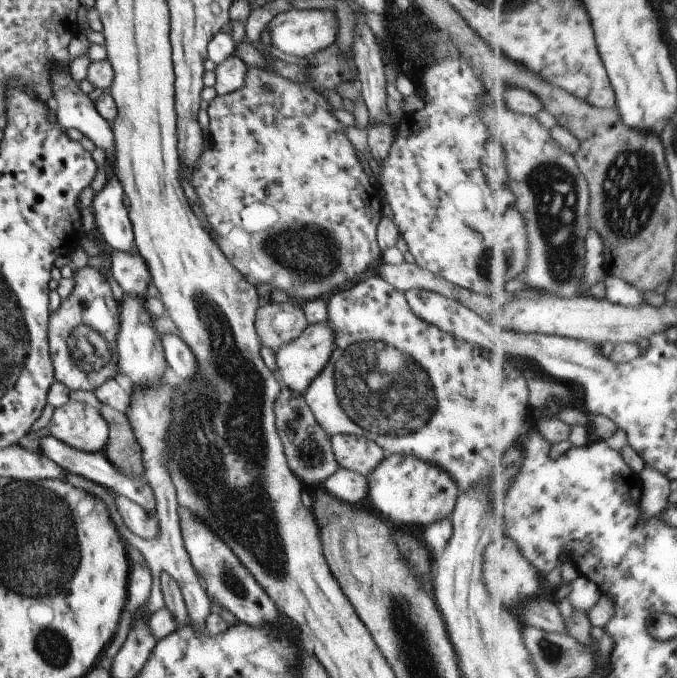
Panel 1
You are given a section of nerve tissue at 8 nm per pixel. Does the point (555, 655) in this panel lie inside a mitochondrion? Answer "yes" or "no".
yes

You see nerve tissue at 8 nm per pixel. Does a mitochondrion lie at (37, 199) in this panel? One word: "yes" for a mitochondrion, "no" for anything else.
no

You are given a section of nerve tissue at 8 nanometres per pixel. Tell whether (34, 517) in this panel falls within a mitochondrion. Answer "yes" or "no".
yes

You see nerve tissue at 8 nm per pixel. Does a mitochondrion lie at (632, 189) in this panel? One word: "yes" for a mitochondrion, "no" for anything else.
yes

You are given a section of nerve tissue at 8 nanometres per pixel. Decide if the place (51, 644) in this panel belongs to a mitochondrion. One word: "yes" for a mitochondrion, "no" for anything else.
yes

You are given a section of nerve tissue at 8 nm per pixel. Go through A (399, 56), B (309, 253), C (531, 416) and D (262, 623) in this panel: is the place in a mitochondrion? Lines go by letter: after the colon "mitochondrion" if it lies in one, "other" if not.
A: other
B: mitochondrion
C: other
D: other

